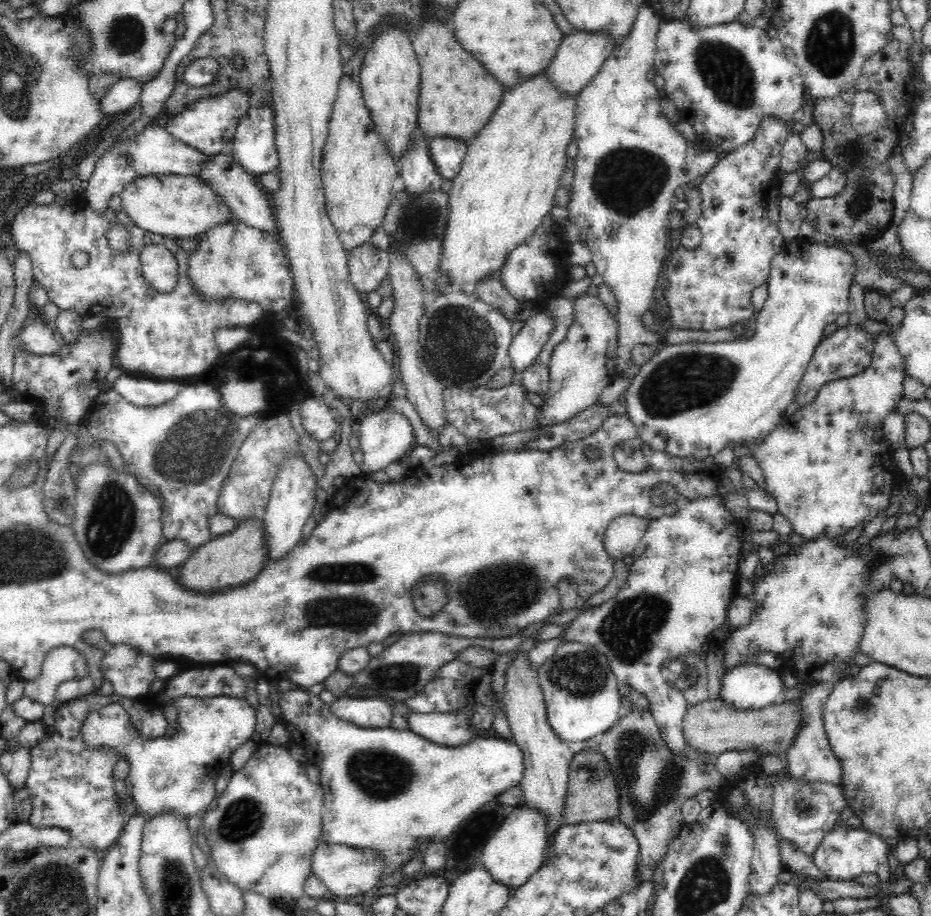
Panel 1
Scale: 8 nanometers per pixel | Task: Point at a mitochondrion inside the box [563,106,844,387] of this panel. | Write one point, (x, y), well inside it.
(627, 182)

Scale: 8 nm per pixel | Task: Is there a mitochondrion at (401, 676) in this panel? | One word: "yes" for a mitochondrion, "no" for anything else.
yes

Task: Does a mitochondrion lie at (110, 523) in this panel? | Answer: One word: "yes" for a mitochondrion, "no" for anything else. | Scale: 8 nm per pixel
yes

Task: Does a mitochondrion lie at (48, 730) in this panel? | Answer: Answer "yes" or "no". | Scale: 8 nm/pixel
no

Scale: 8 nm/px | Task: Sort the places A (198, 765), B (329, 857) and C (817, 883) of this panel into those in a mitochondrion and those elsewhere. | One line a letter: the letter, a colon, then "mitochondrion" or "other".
A: other
B: other
C: other

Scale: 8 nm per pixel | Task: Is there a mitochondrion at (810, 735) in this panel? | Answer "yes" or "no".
no

